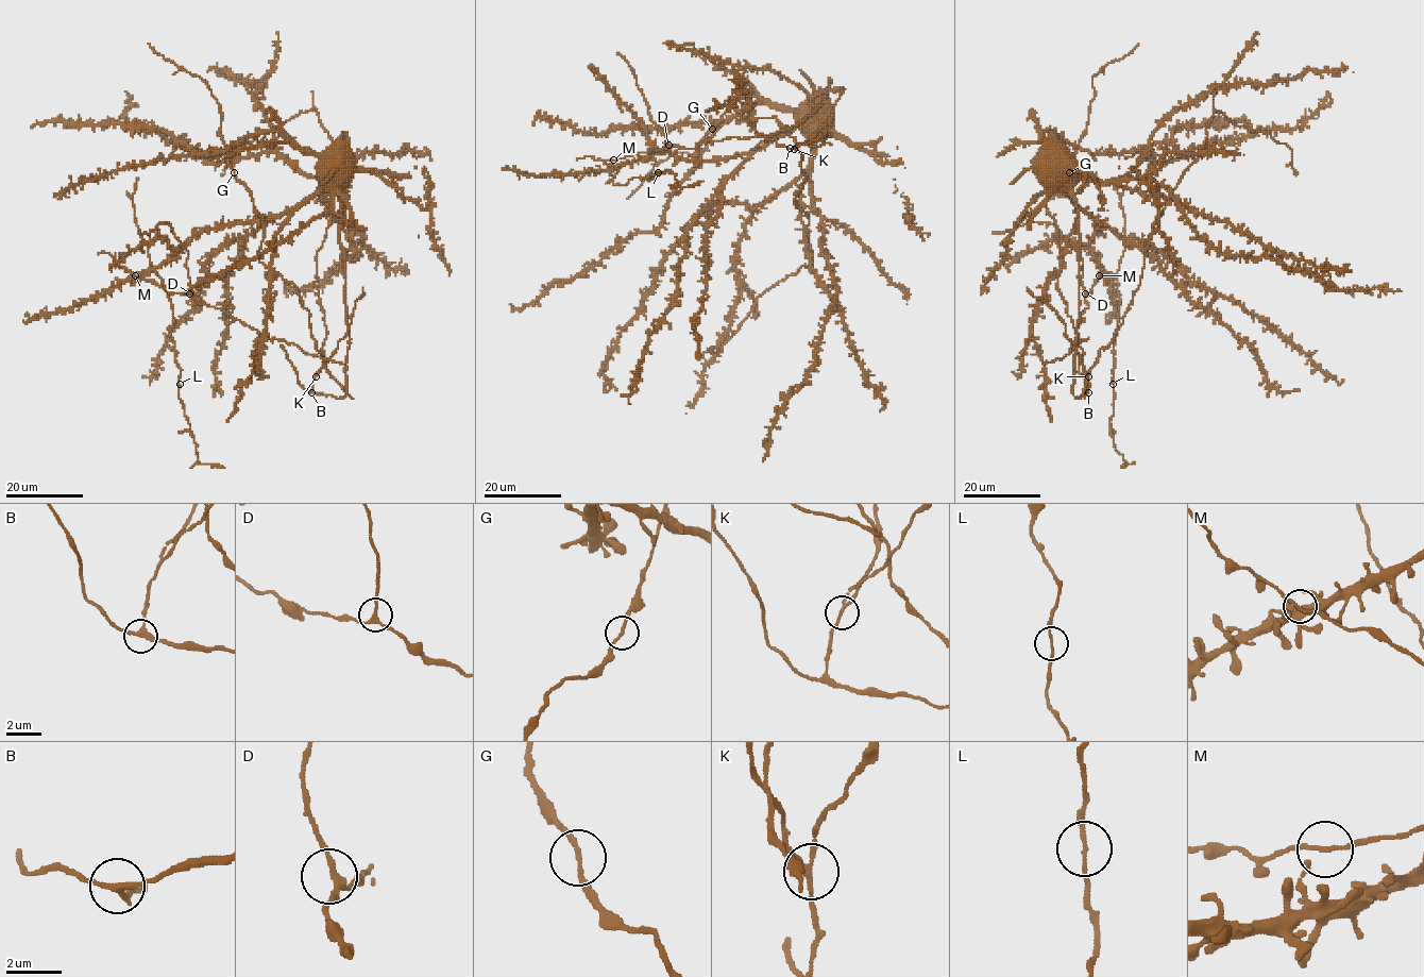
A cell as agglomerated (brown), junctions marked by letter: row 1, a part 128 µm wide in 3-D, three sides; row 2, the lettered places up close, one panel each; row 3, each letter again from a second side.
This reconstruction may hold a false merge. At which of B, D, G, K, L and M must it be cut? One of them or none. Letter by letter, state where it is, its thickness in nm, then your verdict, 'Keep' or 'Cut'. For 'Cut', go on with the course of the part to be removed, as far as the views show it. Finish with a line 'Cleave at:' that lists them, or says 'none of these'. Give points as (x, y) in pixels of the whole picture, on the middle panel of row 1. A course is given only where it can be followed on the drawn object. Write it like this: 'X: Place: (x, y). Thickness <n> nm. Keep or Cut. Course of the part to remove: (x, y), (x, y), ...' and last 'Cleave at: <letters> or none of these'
B: Place: (790, 148). Thickness 200 nm. Keep
D: Place: (668, 145). Thickness 200 nm. Keep
G: Place: (712, 129). Thickness 150 nm. Keep
K: Place: (794, 149). Thickness 130 nm. Cut. Course of the part to remove: (794, 149), (801, 154), (806, 173), (794, 200), (808, 214), (810, 265), (761, 293), (719, 352), (700, 356)
L: Place: (658, 172). Thickness 120 nm. Keep
M: Place: (613, 159). Thickness 130 nm. Keep
Cleave at: K

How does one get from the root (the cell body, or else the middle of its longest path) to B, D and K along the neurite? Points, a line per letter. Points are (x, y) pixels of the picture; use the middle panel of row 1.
B: (817, 101), (808, 100), (799, 122), (777, 135), (761, 135), (750, 120), (775, 116), (804, 142), (790, 148)
D: (817, 101), (808, 100), (797, 124), (751, 151), (718, 159), (657, 151), (611, 165), (668, 145)
K: (817, 101), (808, 100), (799, 122), (777, 135), (761, 135), (750, 120), (775, 116), (804, 142), (794, 149)

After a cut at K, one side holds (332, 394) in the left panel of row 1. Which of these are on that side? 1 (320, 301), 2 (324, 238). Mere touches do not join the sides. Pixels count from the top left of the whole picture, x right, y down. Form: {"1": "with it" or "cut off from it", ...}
{"1": "cut off from it", "2": "cut off from it"}

